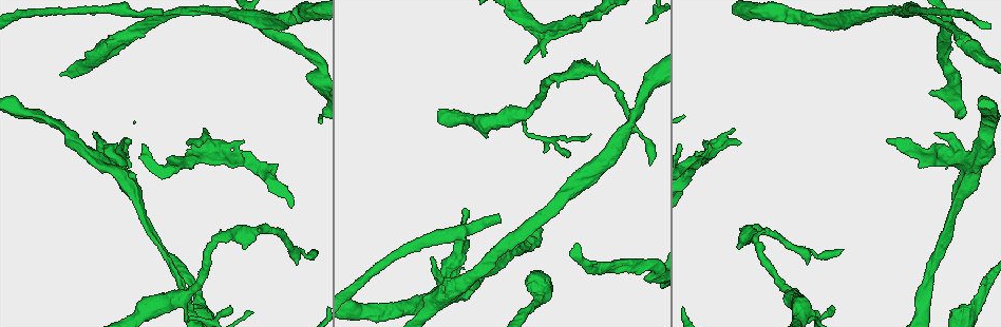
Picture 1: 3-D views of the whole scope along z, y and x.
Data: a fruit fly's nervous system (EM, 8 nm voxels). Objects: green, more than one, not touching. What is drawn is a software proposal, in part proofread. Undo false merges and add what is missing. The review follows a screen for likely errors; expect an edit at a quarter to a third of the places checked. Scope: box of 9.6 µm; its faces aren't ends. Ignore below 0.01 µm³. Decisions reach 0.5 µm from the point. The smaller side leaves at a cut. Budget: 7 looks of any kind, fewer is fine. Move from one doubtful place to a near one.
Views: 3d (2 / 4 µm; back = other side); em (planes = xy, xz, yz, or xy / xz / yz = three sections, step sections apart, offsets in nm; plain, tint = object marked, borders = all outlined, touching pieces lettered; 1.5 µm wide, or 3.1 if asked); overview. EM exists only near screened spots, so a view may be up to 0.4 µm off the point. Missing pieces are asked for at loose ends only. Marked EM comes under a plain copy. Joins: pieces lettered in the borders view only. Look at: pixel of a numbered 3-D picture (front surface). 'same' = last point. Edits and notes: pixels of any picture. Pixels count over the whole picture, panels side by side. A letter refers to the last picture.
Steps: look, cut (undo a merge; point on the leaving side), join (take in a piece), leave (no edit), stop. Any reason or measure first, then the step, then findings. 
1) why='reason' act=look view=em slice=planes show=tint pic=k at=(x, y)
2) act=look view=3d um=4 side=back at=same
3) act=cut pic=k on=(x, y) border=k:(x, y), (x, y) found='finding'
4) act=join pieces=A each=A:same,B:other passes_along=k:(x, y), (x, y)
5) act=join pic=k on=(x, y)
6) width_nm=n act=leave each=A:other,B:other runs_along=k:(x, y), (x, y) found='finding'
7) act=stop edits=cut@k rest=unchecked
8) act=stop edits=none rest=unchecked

why='sudden change in width' act=look view=em slice=yz step=4 show=borders pic=1 at=(973, 309)

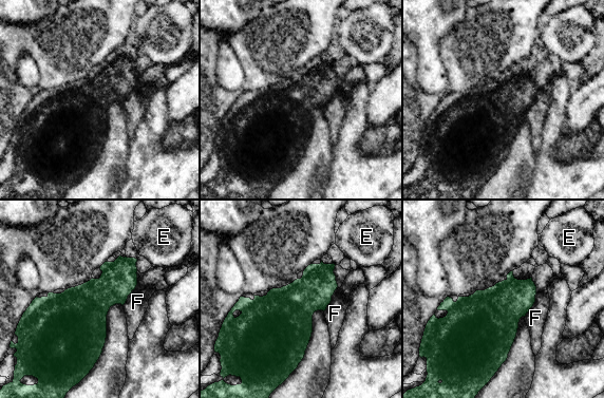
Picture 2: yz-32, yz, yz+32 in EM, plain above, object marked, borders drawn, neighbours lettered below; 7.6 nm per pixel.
why='cut it another way' act=look view=em slice=planes show=borders at=same

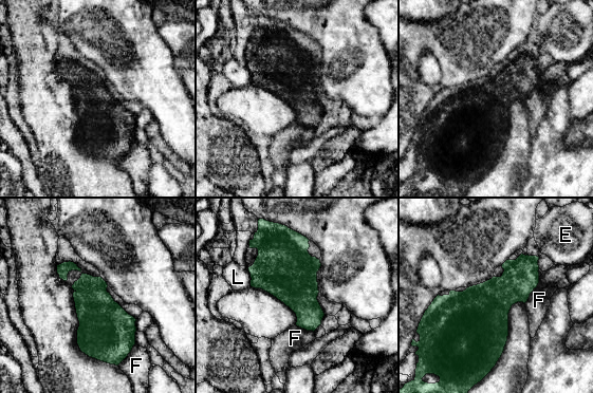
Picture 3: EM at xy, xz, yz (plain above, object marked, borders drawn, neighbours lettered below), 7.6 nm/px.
act=leave each=E:other,F:other,L:other border=3:(539, 277), (537, 286), (524, 303) found='all the same neuron'

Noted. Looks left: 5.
why='branch stops here' act=look view=3d um=2 pic=1 at=(127, 141)

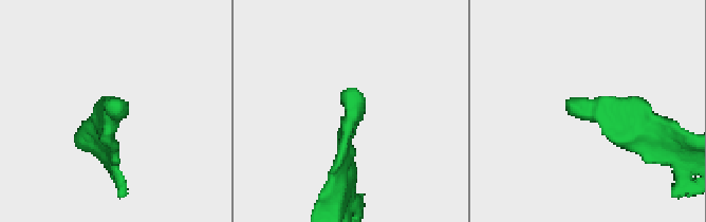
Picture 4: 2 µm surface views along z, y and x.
why='now the EM' act=look view=em slice=xy step=4 show=tint pic=4 at=(355, 88)

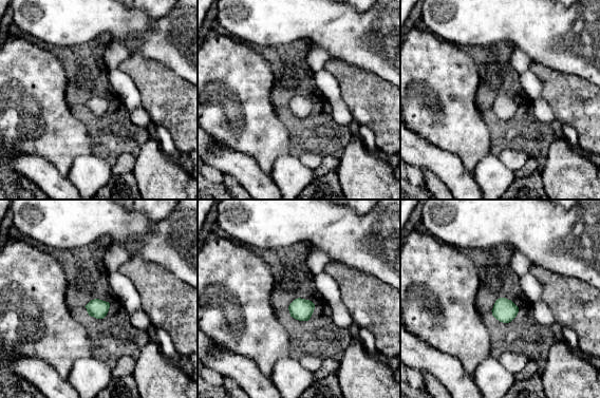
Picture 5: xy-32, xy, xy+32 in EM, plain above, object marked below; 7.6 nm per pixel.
act=look view=em slice=planes show=borders at=same

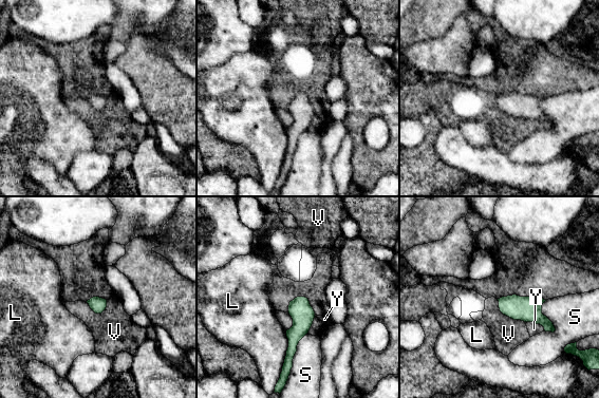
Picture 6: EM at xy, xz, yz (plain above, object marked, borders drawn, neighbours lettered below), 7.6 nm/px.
width_nm=120 longest_contact=L:280nm act=leave each=L:other,S:other,V:other,Y:other found='none of them fits'

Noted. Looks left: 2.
act=stop edits=none rest=unchecked

